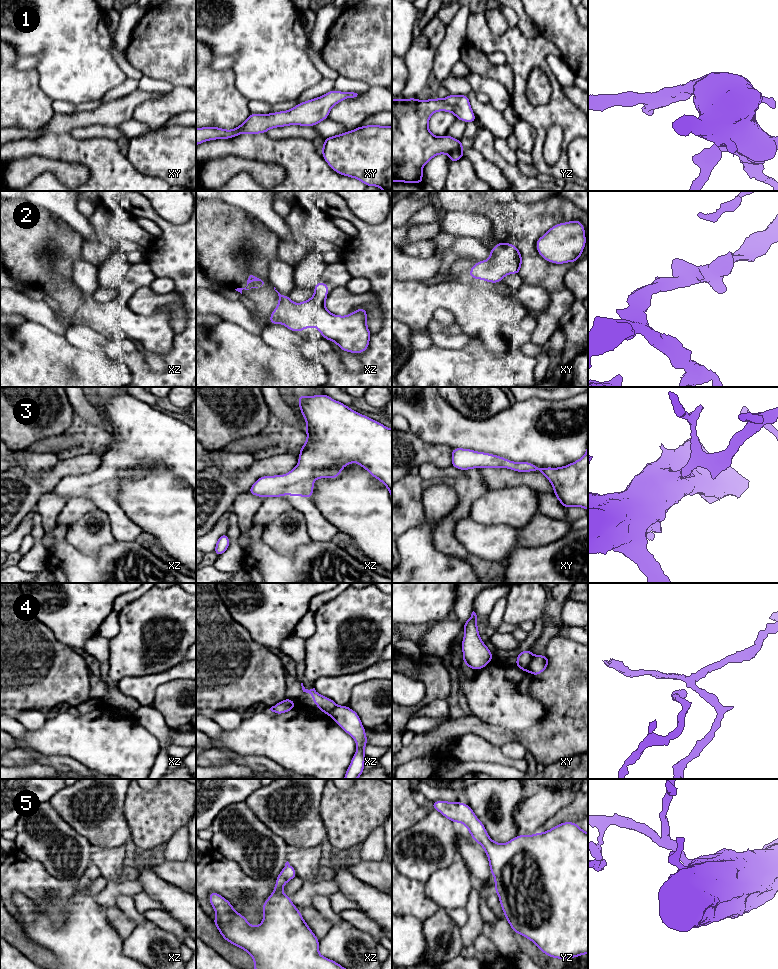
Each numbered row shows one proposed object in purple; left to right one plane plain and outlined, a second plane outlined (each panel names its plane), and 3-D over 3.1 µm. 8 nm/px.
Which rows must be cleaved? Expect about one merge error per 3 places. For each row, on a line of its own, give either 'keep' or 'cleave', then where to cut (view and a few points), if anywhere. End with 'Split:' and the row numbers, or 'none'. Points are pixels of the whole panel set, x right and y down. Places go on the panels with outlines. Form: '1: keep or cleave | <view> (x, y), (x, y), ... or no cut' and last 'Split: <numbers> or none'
1: keep | no cut
2: keep | no cut
3: keep | no cut
4: cleave | xy (532, 654), (529, 660), (528, 671)
5: keep | no cut
Split: 4

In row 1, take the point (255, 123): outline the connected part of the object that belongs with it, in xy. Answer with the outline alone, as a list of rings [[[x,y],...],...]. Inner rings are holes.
[[[332,90],[323,96],[303,103],[298,103],[294,108],[271,114],[250,114],[237,128],[225,130],[219,127],[196,128],[196,146],[204,141],[215,139],[230,139],[239,134],[267,133],[271,128],[288,125],[315,126],[328,118],[331,108],[347,98],[357,97],[354,92],[340,92]]]

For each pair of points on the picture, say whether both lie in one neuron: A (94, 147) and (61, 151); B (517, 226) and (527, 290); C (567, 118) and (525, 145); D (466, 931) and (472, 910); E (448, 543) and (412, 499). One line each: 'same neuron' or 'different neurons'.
A: same neuron
B: different neurons
C: different neurons
D: same neuron
E: same neuron

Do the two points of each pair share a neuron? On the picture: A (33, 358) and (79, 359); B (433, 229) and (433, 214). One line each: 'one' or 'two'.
A: one
B: two

